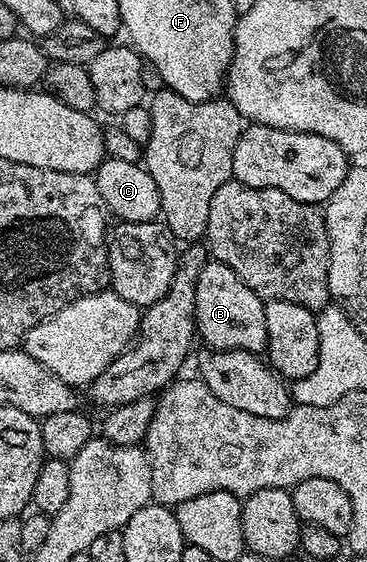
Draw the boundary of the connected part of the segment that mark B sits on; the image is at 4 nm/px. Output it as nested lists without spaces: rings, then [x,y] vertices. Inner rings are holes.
[[[211,259],[200,269],[196,286],[190,289],[192,306],[196,308],[196,332],[208,349],[237,349],[247,353],[263,354],[268,348],[264,298],[260,297],[230,267]]]

